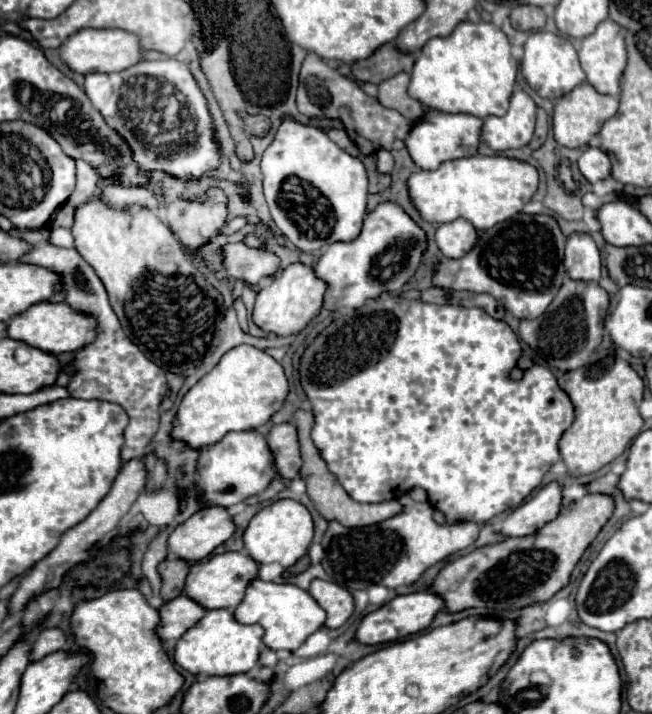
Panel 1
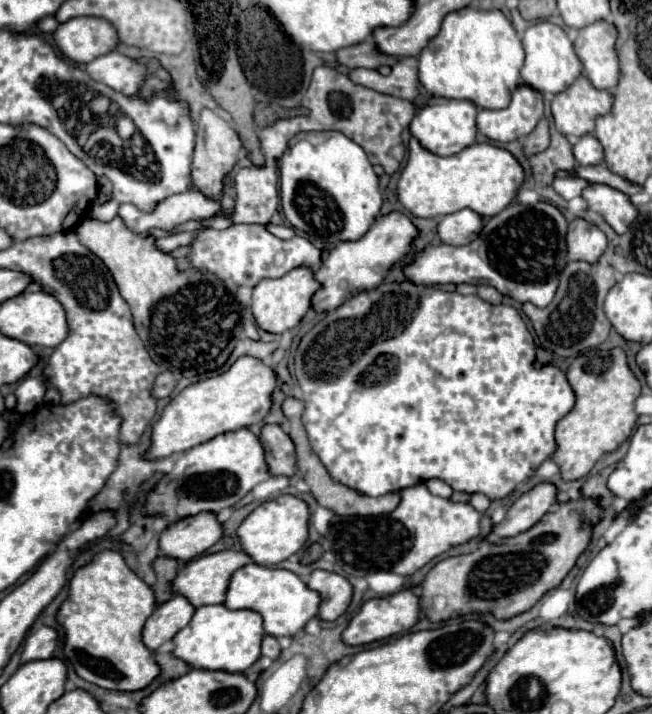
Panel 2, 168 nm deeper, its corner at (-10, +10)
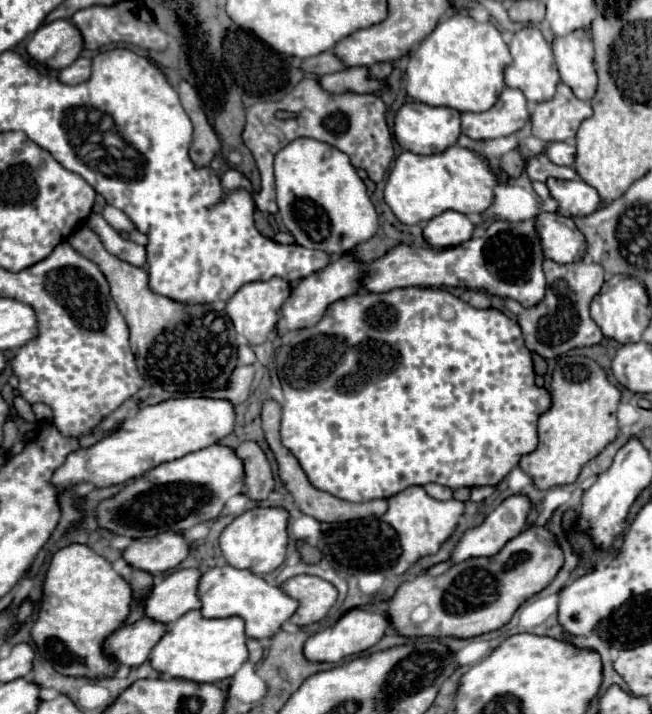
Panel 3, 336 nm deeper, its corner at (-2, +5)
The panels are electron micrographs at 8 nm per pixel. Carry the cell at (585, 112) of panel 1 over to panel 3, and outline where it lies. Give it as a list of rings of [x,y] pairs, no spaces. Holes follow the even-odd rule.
[[[559,83],[551,101],[537,103],[531,113],[531,133],[545,143],[573,141],[579,125],[591,117],[591,105],[579,101],[567,85]]]

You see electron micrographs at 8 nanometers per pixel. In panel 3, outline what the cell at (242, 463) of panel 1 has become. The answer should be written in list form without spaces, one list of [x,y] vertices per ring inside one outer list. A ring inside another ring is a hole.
[[[211,445],[181,459],[167,461],[137,477],[117,495],[101,501],[95,509],[95,517],[101,529],[131,539],[155,537],[157,533],[167,531],[185,533],[197,523],[215,519],[227,499],[239,495],[241,491],[243,465],[239,465],[239,457],[235,457],[235,451],[229,447]]]

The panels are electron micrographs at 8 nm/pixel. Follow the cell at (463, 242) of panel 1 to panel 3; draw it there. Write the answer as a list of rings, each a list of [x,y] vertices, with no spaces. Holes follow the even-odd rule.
[[[445,211],[429,219],[423,227],[425,227],[425,241],[431,247],[441,247],[441,249],[455,247],[469,241],[475,229],[469,217],[457,211]]]

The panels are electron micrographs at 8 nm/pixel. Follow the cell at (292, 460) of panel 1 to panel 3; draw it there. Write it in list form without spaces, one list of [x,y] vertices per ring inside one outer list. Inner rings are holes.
[[[245,441],[235,449],[245,469],[245,495],[253,501],[263,501],[273,491],[273,473],[265,453],[253,441]]]

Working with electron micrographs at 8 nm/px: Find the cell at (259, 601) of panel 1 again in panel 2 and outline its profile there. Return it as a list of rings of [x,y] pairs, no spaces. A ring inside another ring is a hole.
[[[247,564],[239,568],[229,584],[227,608],[231,610],[255,610],[263,616],[263,628],[271,636],[295,636],[303,632],[305,624],[319,614],[321,596],[311,590],[297,574],[281,568],[267,568],[261,564]]]

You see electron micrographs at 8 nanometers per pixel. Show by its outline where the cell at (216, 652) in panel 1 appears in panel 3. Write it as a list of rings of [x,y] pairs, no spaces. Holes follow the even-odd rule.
[[[189,611],[171,625],[165,635],[155,643],[149,663],[165,677],[185,679],[195,683],[217,683],[229,679],[247,661],[245,623],[239,617],[205,619],[199,611]]]

